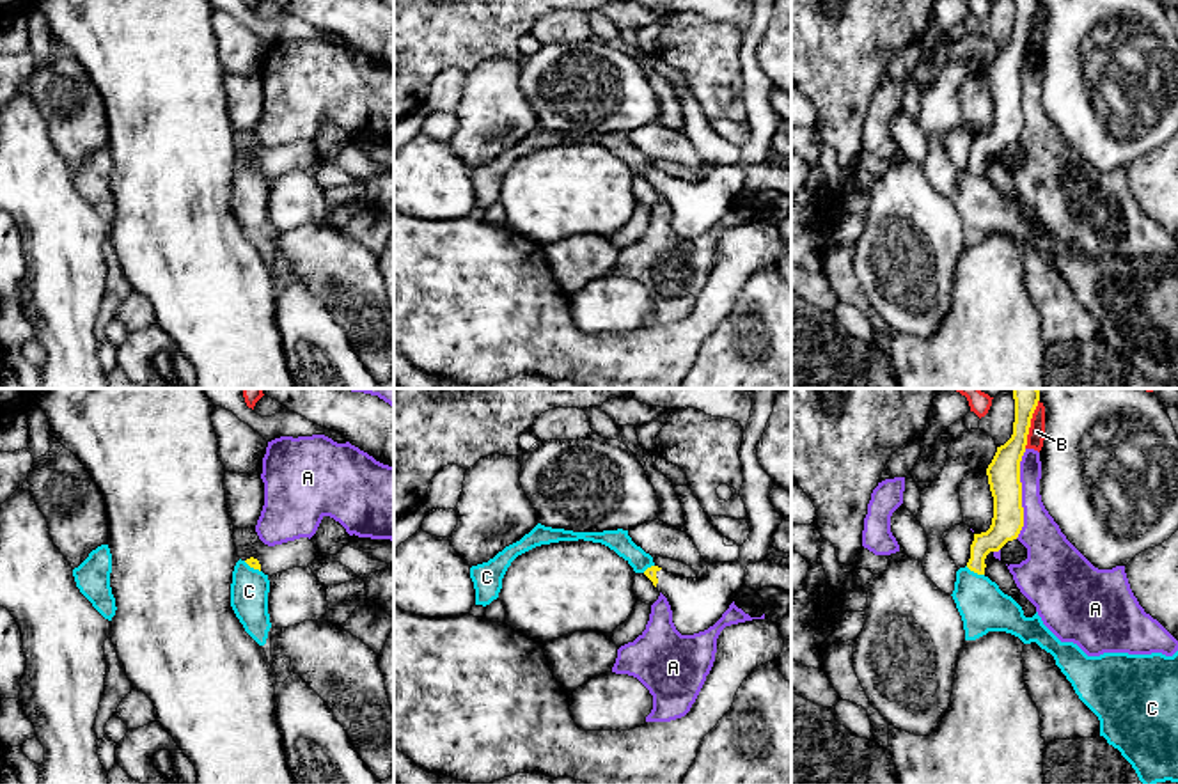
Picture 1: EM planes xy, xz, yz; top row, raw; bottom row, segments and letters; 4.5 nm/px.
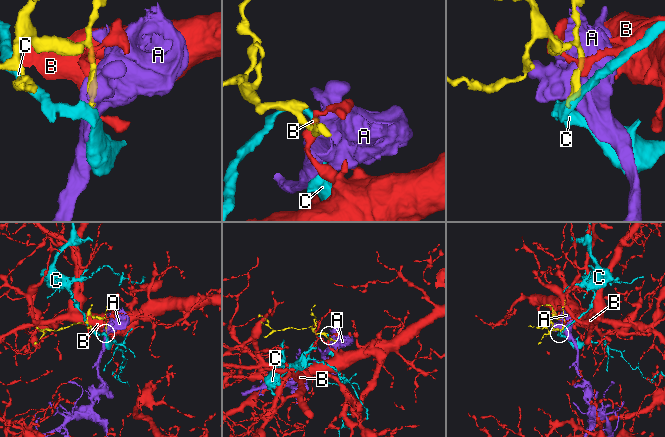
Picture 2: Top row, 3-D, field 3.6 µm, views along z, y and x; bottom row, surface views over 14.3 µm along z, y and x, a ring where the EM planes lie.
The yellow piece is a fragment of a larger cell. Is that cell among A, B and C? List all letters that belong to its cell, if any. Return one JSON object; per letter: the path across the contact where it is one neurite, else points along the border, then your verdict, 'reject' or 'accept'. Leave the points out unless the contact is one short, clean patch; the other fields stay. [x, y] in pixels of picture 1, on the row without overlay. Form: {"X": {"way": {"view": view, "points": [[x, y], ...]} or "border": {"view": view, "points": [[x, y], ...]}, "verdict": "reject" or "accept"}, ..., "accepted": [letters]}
{"A": {"verdict": "reject"}, "B": {"border": {"view": "yz", "points": [[1038, 2], [1024, 50]]}, "verdict": "reject"}, "C": {"border": {"view": "yz", "points": [[965, 169], [983, 178]]}, "verdict": "reject"}, "accepted": []}

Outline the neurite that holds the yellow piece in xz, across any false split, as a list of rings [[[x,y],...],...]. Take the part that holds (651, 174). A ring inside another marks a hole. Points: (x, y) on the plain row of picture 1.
[[[777,0],[750,2],[750,21],[740,50],[743,76],[740,99],[747,112],[745,122],[750,137],[740,149],[740,161],[736,165],[710,167],[708,176],[701,181],[676,179],[658,169],[644,174],[658,195],[667,200],[672,225],[681,238],[704,234],[722,220],[743,190],[747,169],[766,161],[772,140],[782,126],[782,119],[770,105],[770,94],[775,87],[758,64],[758,46]]]

